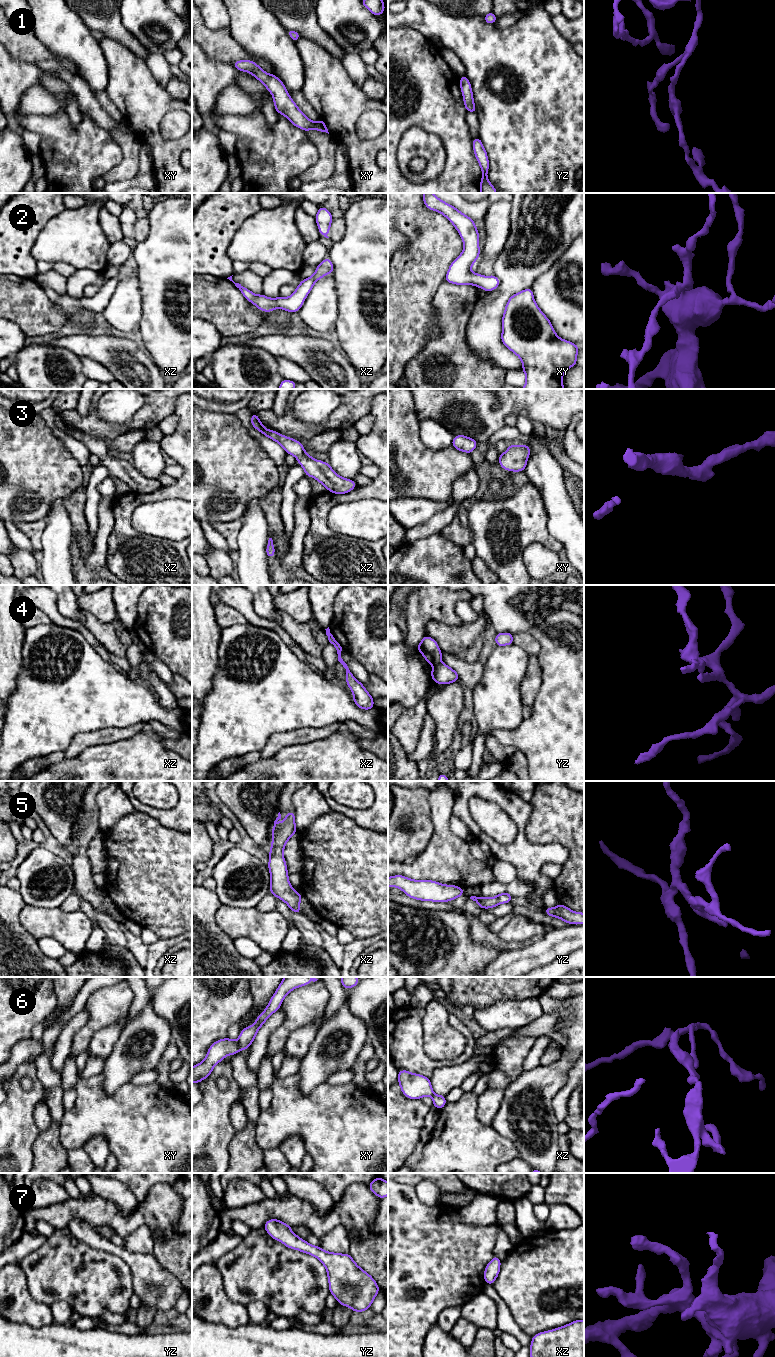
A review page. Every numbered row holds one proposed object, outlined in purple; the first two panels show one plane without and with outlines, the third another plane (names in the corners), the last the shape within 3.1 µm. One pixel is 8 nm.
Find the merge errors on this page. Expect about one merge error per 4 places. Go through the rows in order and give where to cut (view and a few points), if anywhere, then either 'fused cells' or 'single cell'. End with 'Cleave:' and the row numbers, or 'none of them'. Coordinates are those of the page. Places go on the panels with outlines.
1: cut none; single cell
2: cut none; single cell
3: cut none; single cell
4: cut yz (440, 661), (433, 665); fused cells
5: cut none; single cell
6: cut xy (238, 1041), (238, 1050), (236, 1052); fused cells
7: cut none; single cell
Cleave: 4, 6

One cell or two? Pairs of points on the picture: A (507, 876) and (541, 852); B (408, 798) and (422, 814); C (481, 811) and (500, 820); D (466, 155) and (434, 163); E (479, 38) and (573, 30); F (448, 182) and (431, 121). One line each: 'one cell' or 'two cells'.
A: two cells
B: one cell
C: one cell
D: two cells
E: two cells
F: one cell

